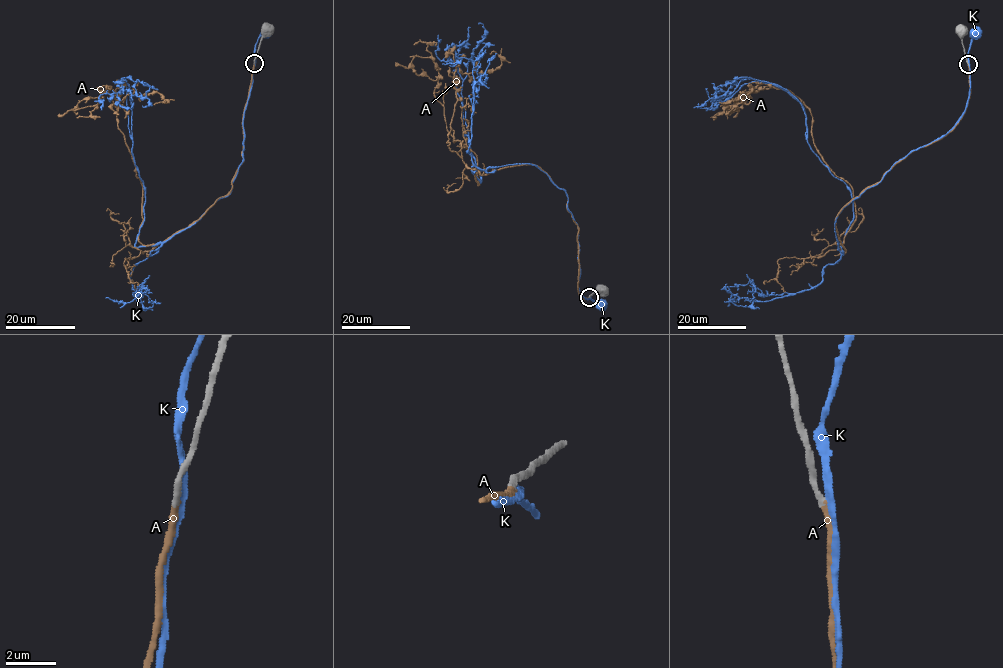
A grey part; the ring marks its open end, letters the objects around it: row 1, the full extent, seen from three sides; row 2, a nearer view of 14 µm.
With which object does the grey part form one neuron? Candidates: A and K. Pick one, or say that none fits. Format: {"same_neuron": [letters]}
{"same_neuron": ["A"]}

